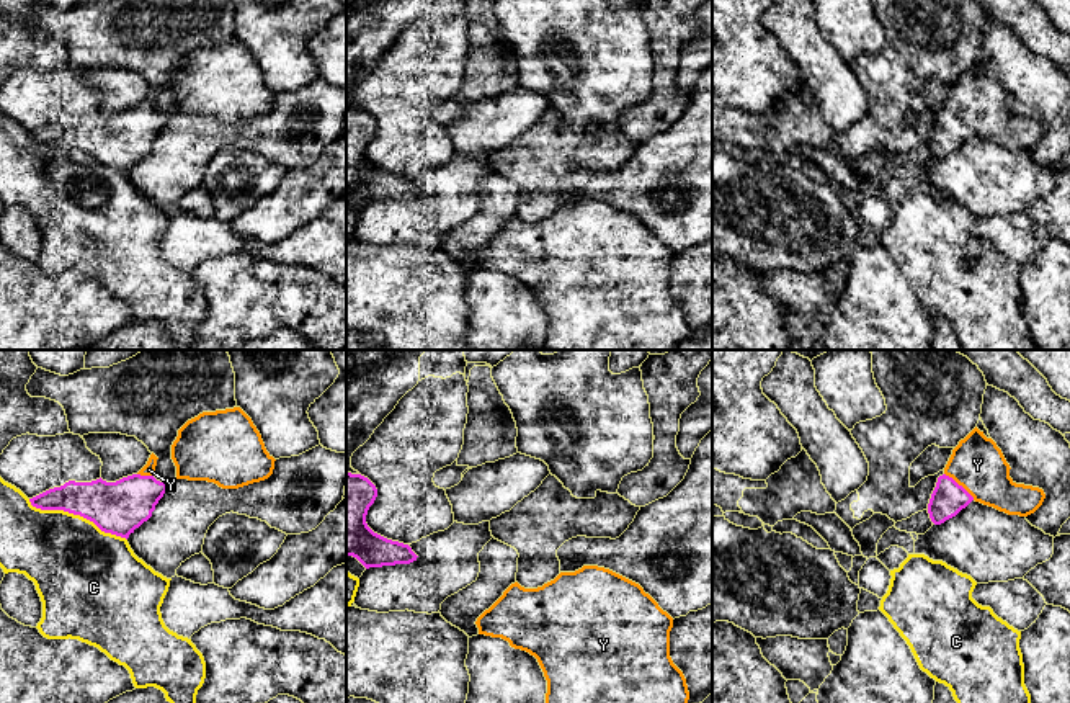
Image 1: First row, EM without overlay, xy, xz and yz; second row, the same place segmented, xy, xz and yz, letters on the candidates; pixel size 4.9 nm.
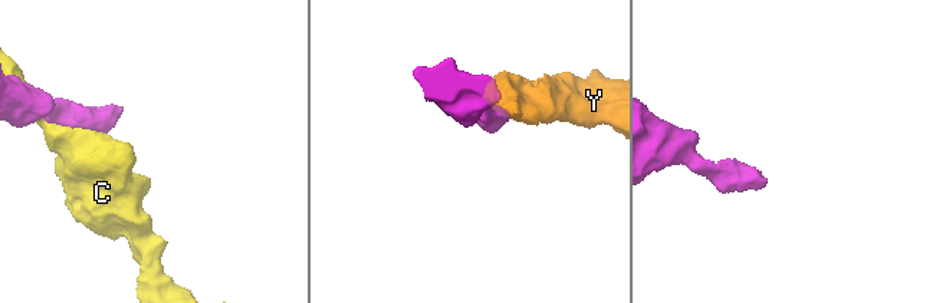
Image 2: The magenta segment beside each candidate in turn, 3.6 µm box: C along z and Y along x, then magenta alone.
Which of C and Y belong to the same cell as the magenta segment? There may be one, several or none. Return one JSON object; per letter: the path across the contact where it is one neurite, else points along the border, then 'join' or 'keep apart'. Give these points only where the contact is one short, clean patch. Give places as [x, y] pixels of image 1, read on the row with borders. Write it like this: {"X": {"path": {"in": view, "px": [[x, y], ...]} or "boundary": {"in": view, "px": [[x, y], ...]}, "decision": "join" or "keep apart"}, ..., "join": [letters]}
{"C": {"decision": "keep apart"}, "Y": {"path": {"in": "yz", "px": [[948, 499], [958, 484], [977, 465]]}, "decision": "join"}, "join": ["Y"]}

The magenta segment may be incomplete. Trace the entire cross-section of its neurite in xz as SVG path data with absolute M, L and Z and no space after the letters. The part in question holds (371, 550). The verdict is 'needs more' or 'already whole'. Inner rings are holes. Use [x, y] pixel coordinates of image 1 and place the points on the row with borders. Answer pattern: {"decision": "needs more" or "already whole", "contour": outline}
{"decision": "already whole", "contour": "M346 472L346 556L356 557L366 569L417 561L408 544L387 540L368 526L366 515L376 497L377 489L368 477Z"}

